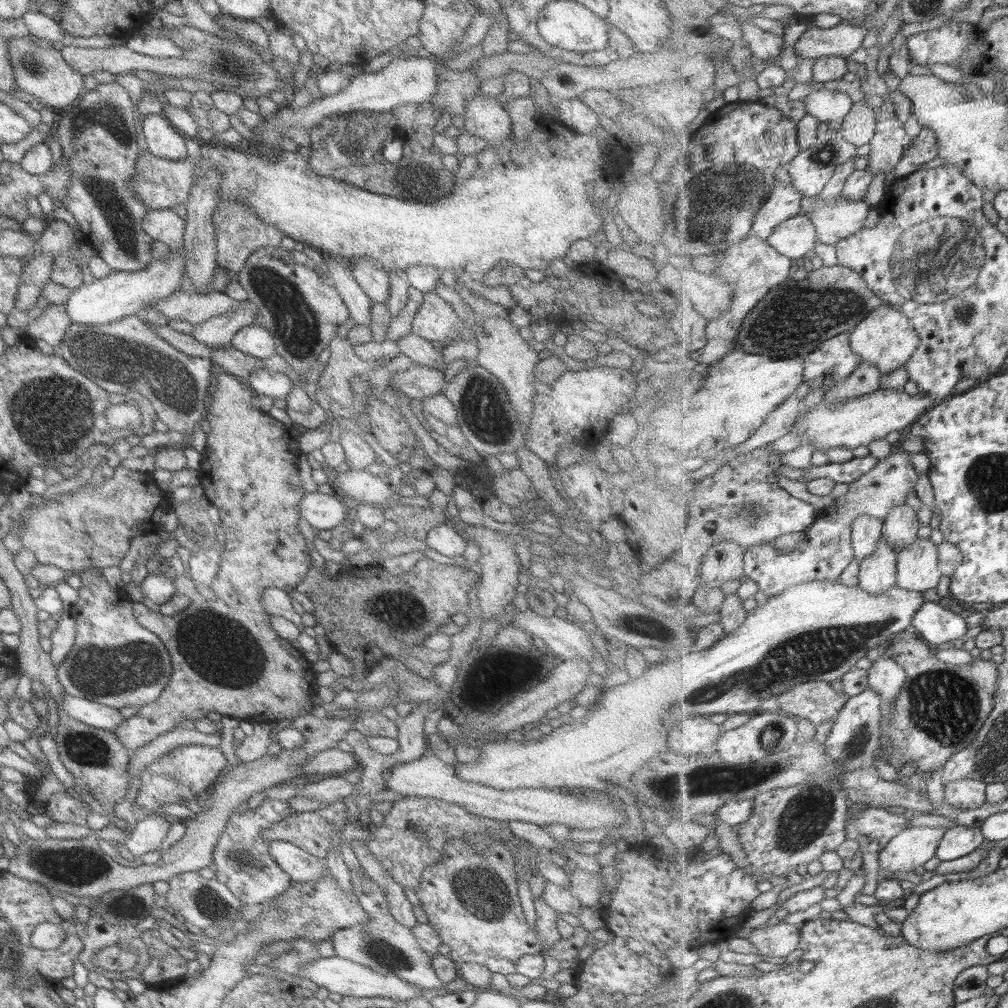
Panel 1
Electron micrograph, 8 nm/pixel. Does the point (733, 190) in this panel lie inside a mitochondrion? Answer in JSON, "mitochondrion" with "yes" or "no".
{"mitochondrion":"yes"}

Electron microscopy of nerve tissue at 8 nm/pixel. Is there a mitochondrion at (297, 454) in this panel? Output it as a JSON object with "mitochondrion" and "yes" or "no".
{"mitochondrion":"no"}

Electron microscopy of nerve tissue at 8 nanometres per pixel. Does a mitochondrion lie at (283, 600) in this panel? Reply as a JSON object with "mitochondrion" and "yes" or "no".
{"mitochondrion":"no"}

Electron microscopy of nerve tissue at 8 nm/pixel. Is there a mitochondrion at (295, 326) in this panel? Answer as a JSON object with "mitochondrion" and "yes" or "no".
{"mitochondrion":"yes"}

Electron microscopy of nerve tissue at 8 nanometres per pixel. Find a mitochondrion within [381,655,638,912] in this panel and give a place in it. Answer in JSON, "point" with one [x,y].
{"point":[477,837]}

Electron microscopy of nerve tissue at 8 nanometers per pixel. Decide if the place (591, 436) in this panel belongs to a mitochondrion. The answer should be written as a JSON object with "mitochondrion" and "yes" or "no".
{"mitochondrion":"no"}

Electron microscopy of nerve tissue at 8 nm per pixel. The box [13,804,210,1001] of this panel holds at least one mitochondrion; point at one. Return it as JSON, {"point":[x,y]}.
{"point":[71,867]}

